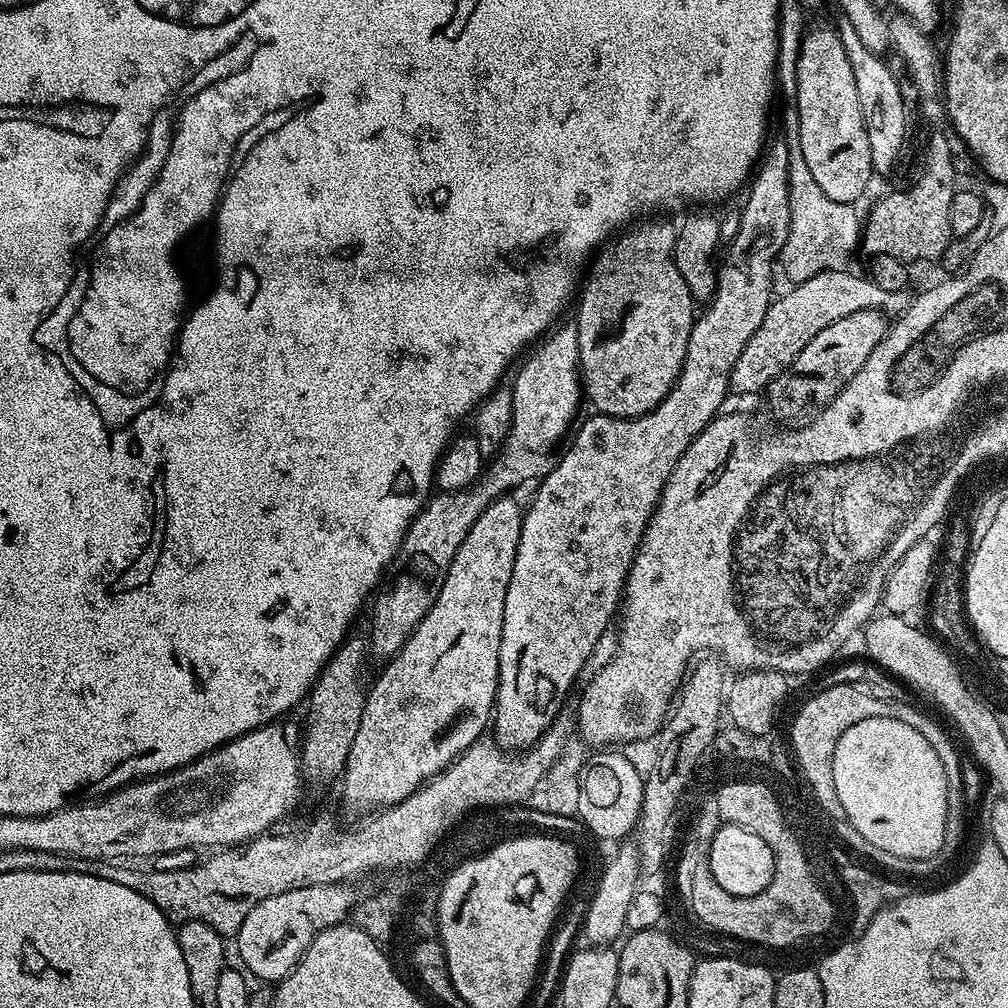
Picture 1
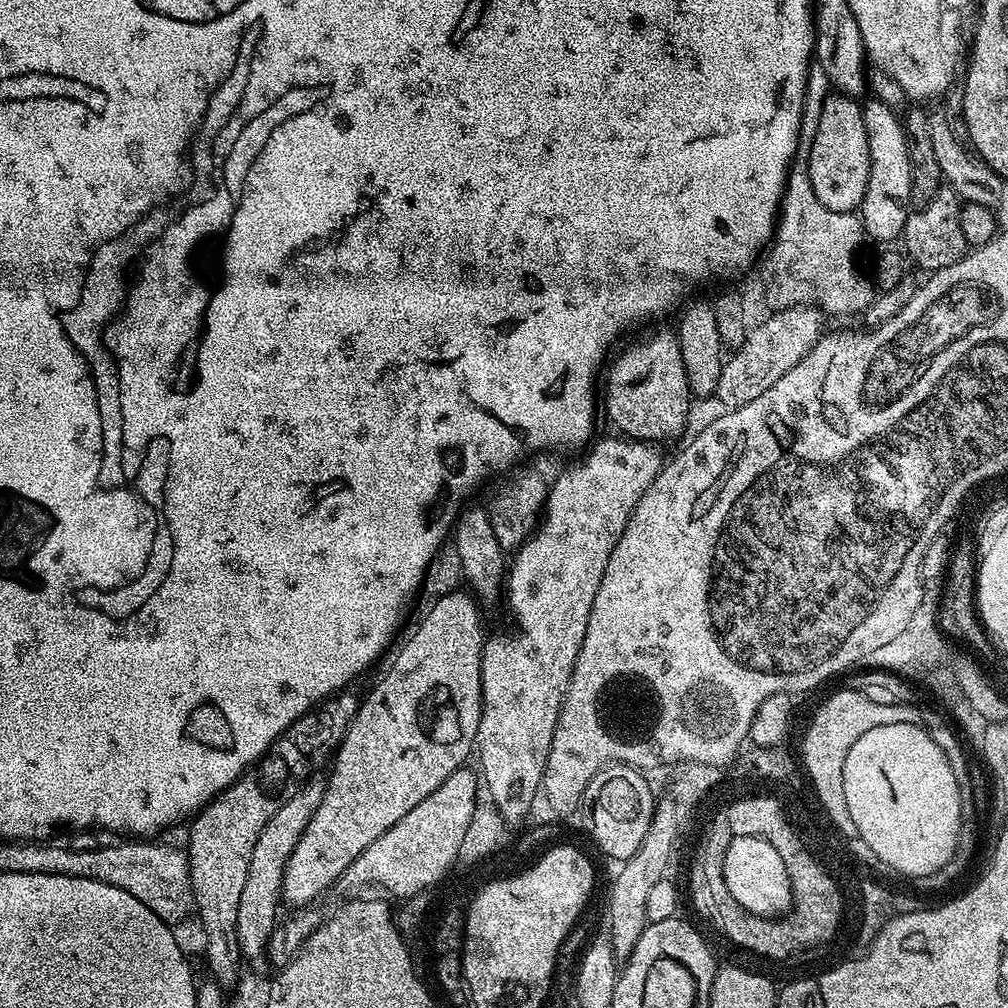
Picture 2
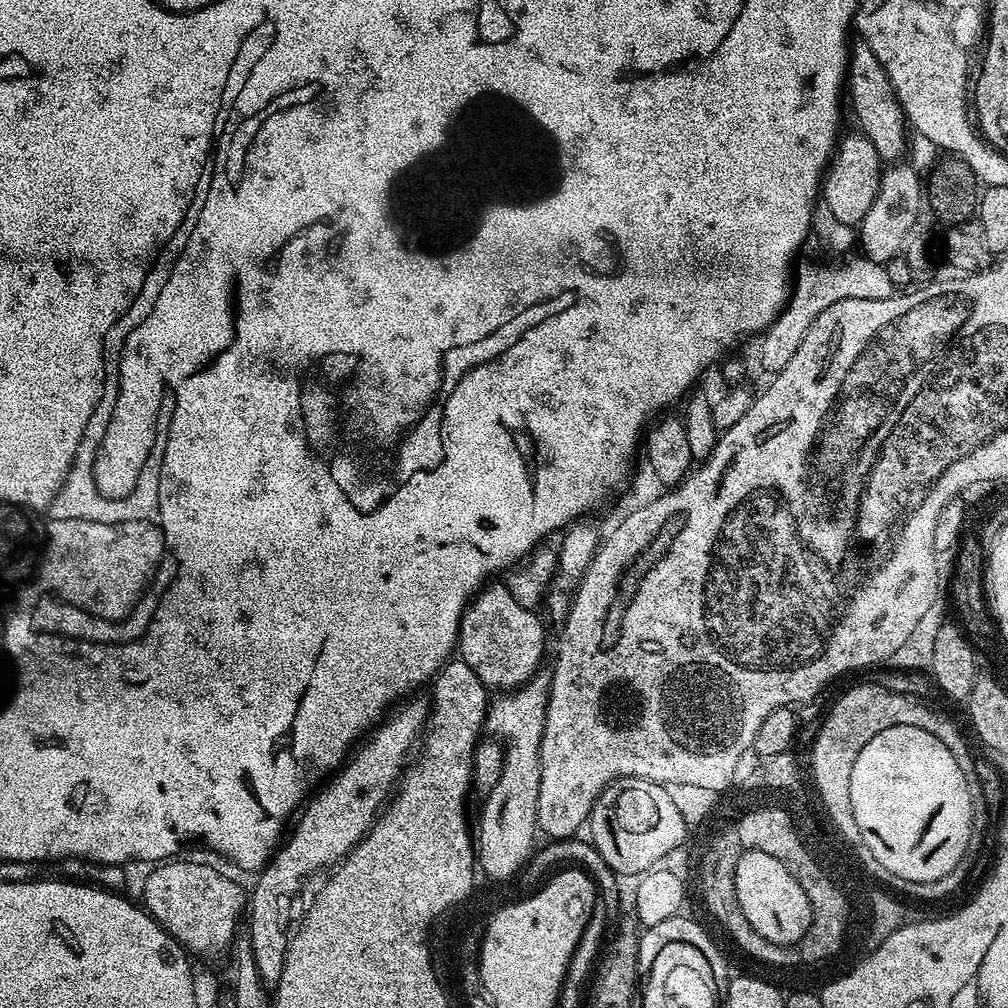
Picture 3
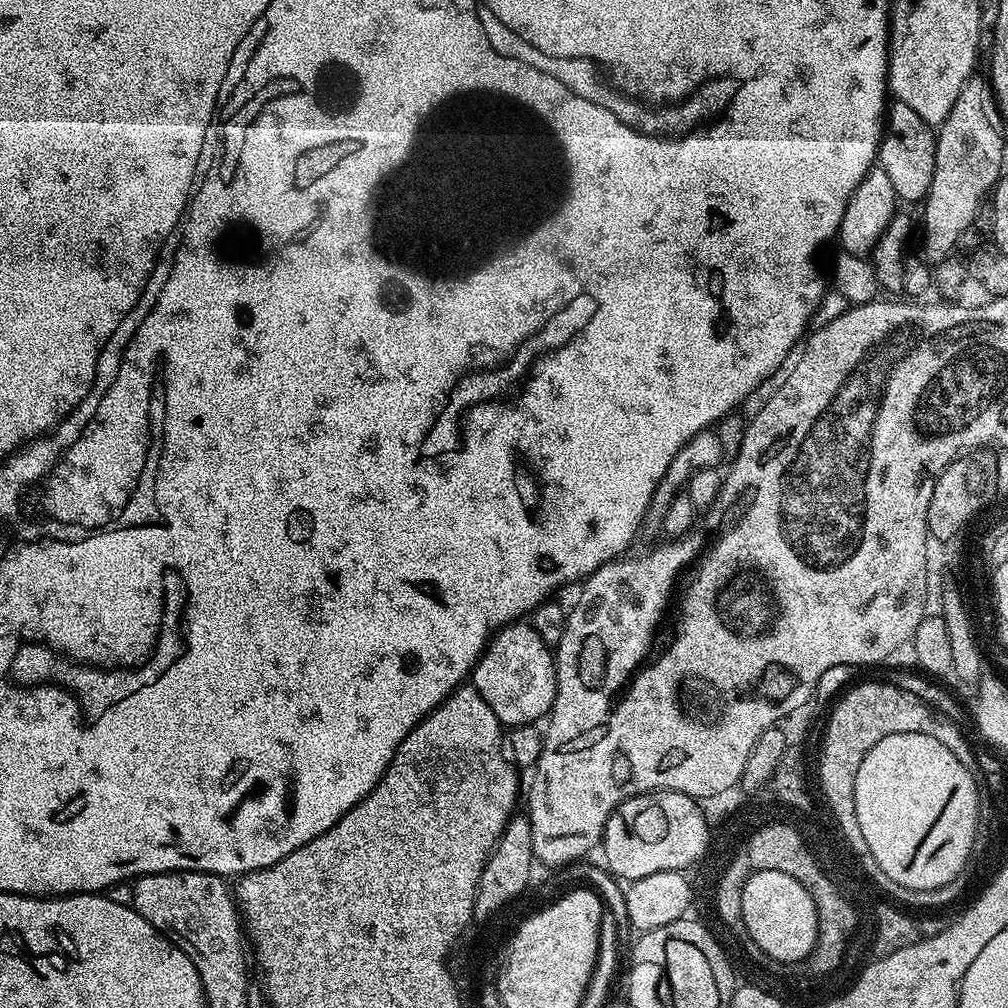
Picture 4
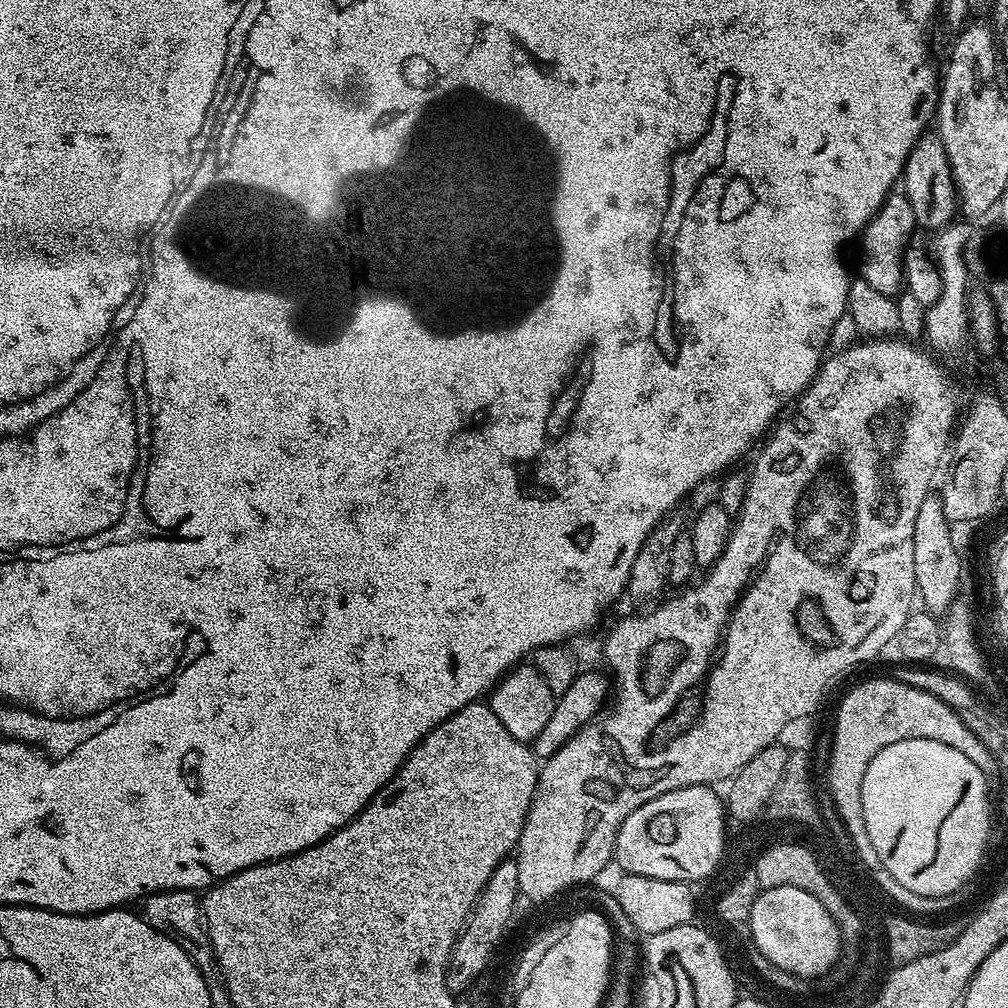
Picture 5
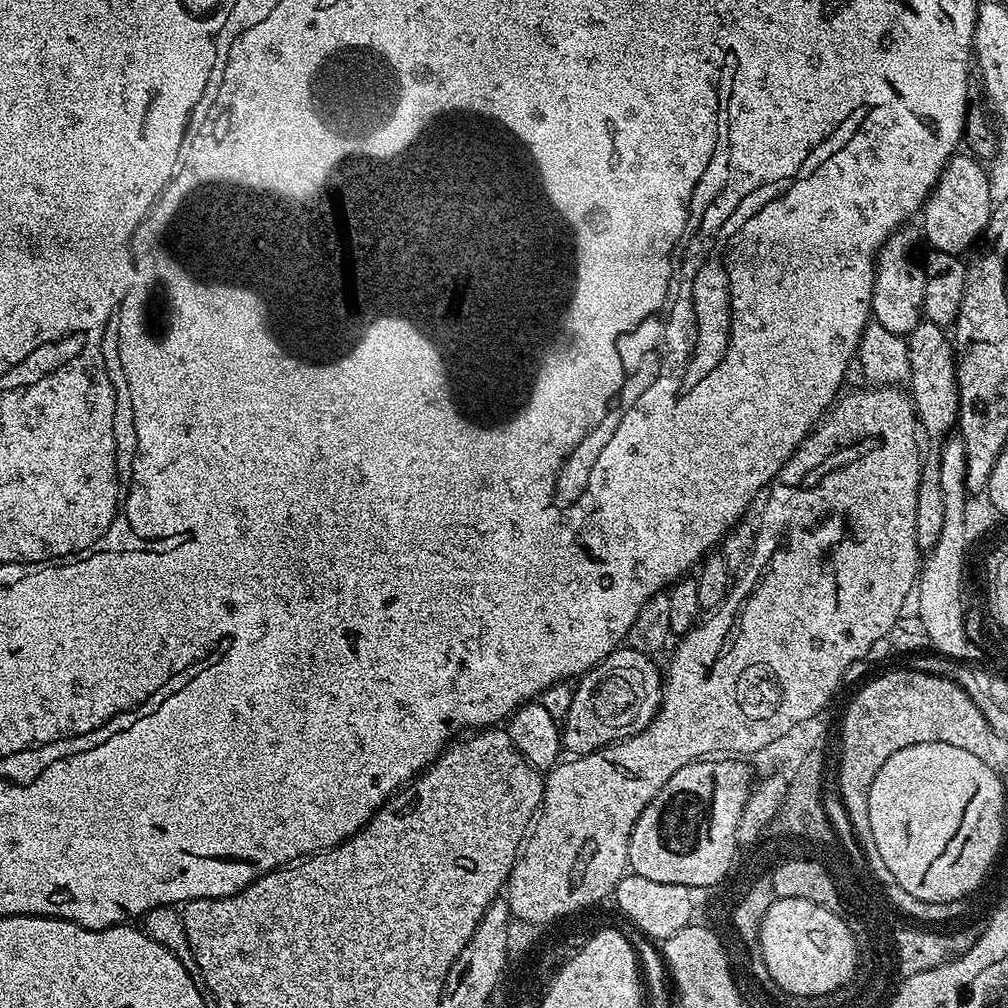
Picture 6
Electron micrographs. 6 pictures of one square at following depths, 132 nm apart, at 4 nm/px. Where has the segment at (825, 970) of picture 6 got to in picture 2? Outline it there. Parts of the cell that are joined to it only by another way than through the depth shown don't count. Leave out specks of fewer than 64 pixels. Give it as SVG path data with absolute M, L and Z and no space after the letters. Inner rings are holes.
M733 836L724 859L724 877L726 886L730 886L730 894L734 894L734 898L750 910L750 914L779 918L792 907L792 887L786 866L782 866L778 850L762 838Z

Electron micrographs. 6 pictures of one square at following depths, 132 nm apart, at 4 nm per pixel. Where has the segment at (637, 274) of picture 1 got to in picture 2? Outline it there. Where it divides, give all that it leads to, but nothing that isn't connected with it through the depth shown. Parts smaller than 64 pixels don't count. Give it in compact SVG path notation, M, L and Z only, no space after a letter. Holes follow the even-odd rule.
M675 331L652 332L645 340L636 340L629 348L624 348L607 365L608 389L602 392L602 408L608 411L617 433L630 440L661 442L676 440L688 424L688 411L692 408L694 397L687 382L686 366L683 365L682 350Z

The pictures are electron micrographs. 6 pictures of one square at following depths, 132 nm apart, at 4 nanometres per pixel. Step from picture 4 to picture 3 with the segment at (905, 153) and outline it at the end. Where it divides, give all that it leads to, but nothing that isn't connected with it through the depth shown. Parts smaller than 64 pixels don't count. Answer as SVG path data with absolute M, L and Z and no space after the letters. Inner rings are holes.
M863 42L853 43L848 54L846 100L852 103L852 112L856 115L855 127L866 138L870 138L870 142L874 142L874 150L878 150L881 161L899 161L908 147L909 129L906 127L904 111L886 70L882 70L878 58L874 58L874 50L870 50L870 46Z

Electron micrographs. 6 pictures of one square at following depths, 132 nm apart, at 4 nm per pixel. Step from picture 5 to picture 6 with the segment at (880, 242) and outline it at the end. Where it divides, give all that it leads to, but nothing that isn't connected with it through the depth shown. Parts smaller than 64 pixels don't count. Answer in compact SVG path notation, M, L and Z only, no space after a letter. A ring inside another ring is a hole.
M901 226L893 232L892 236L888 239L882 247L880 247L880 251L876 253L876 277L874 278L874 282L872 283L872 315L871 319L878 325L885 328L885 330L890 330L890 334L894 334L895 336L902 336L907 338L910 334L910 330L914 330L914 326L918 326L921 322L921 319L924 315L924 269L922 267L921 261L916 260L916 236L918 240L918 232L912 229L912 226Z

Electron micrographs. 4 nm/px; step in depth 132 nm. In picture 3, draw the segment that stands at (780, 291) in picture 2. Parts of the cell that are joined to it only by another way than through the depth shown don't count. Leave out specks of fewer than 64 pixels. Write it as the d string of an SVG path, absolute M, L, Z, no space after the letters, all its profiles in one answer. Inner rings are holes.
M857 256L844 264L836 264L834 266L826 266L824 264L804 264L797 267L794 283L791 289L788 303L785 305L780 316L775 323L767 329L760 342L762 342L762 350L760 352L760 360L763 368L768 371L768 374L775 374L782 371L786 363L794 358L795 351L801 346L803 338L806 336L807 330L817 320L818 315L822 314L823 310L828 310L830 306L836 302L840 302L847 298L865 298L865 299L882 299L895 295L896 289L893 282L890 281L888 269L883 264L874 263L873 260L865 256Z

